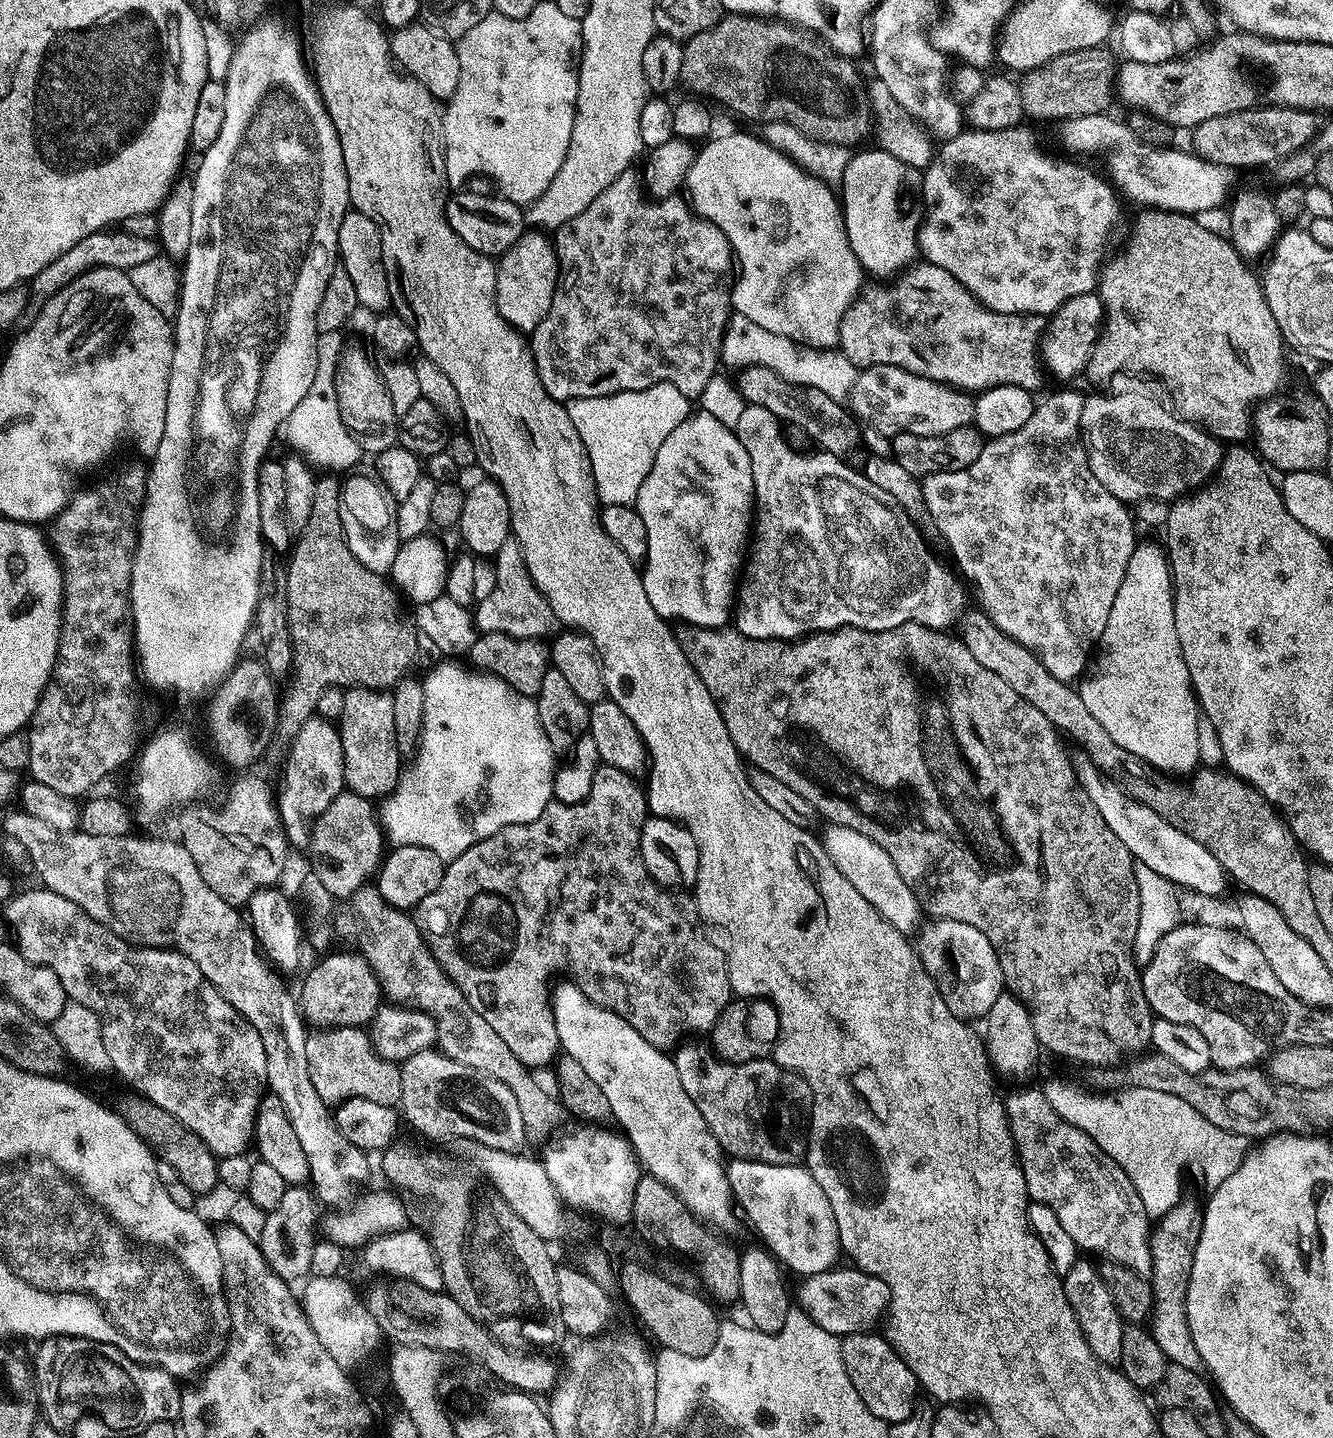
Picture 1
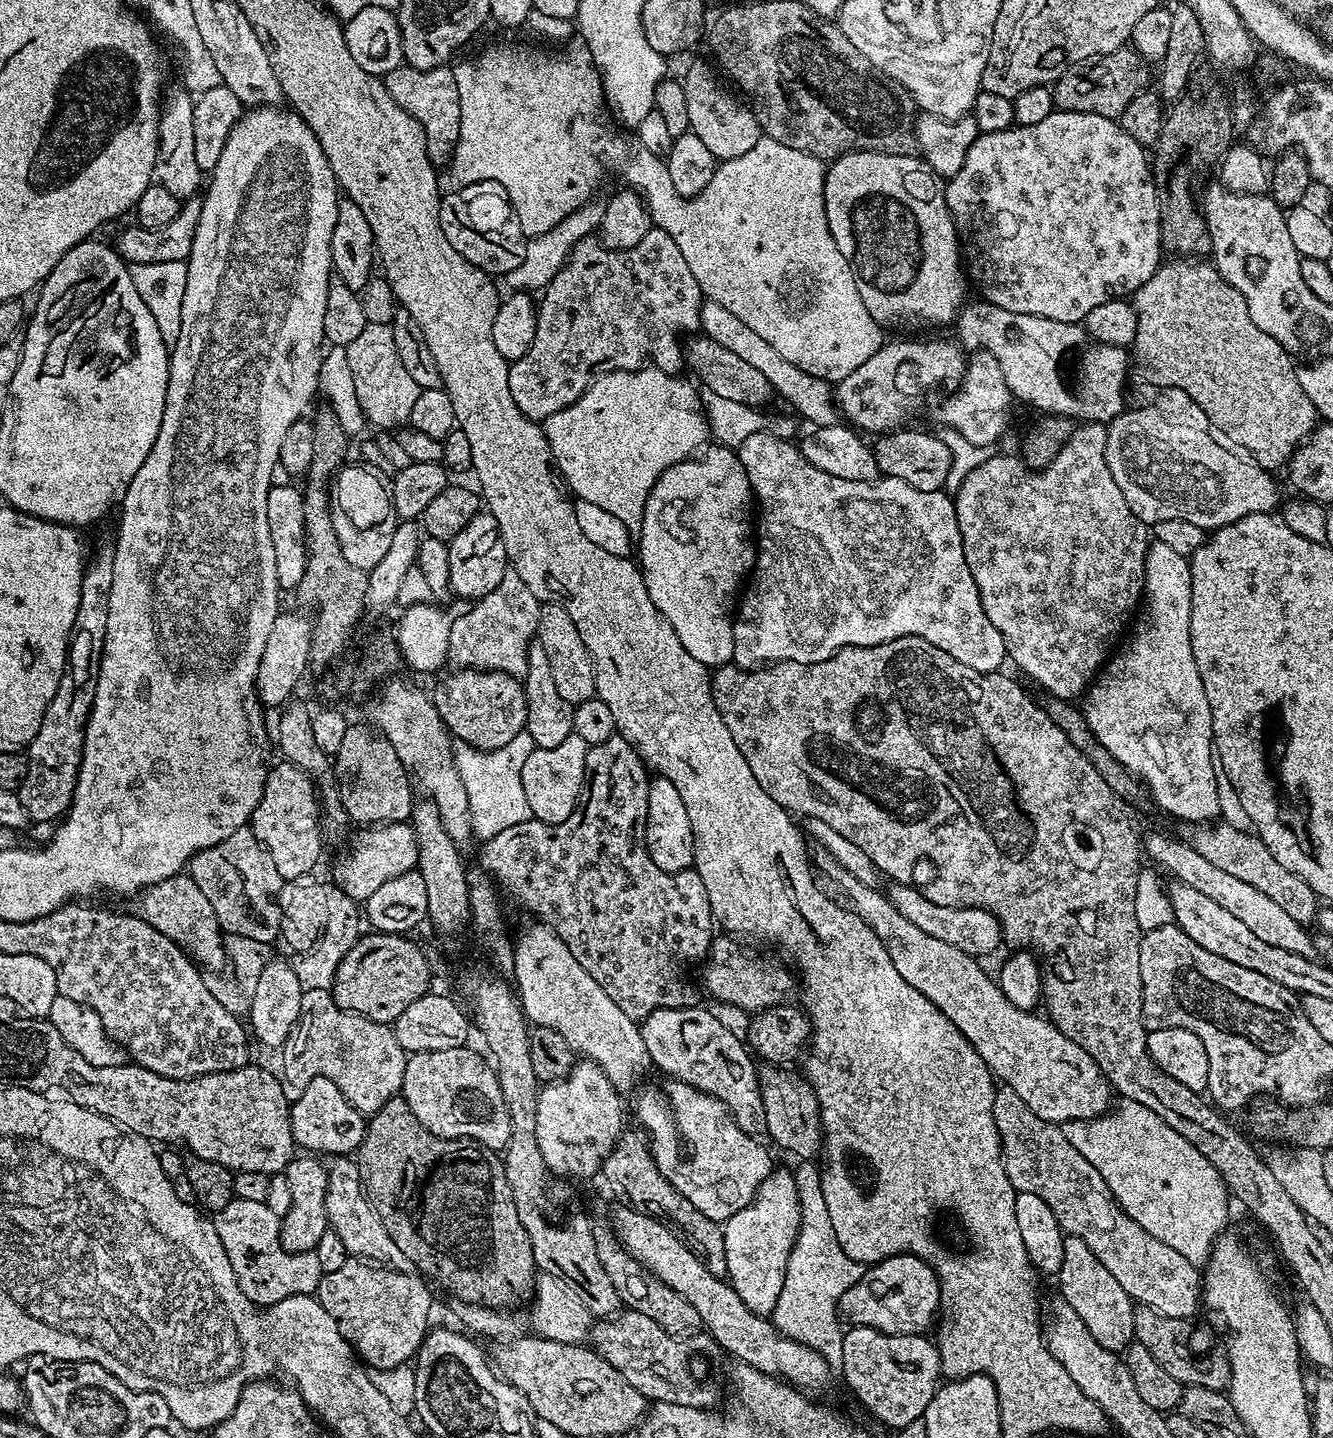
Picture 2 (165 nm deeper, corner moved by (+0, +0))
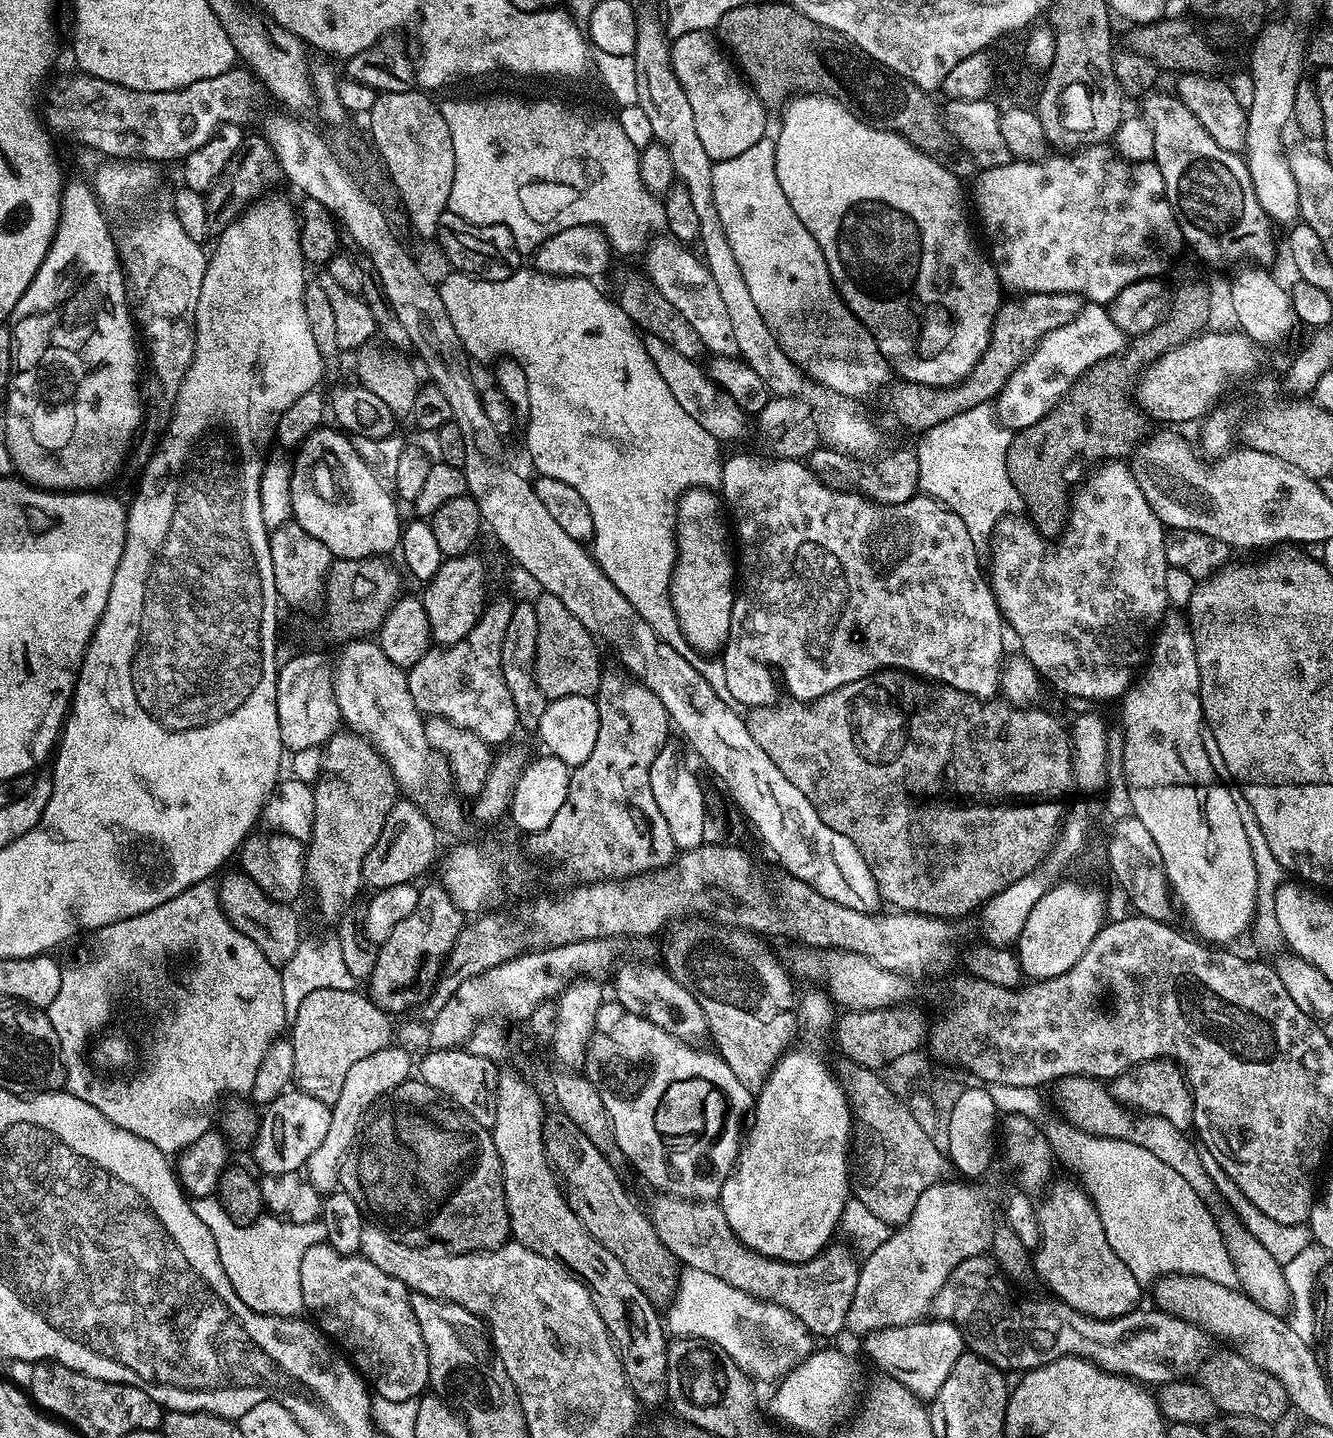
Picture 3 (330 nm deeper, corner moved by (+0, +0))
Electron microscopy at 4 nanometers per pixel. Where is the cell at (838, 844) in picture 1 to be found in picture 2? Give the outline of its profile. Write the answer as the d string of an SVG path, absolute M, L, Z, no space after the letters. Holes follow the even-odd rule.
M889 883L886 897L898 914L918 926L918 930L928 934L930 938L938 938L941 942L950 942L950 946L958 946L966 954L977 958L985 958L996 947L1001 947L1002 933L1000 923L981 908L955 908L954 906L938 906L938 902L930 902L922 893L908 884Z

